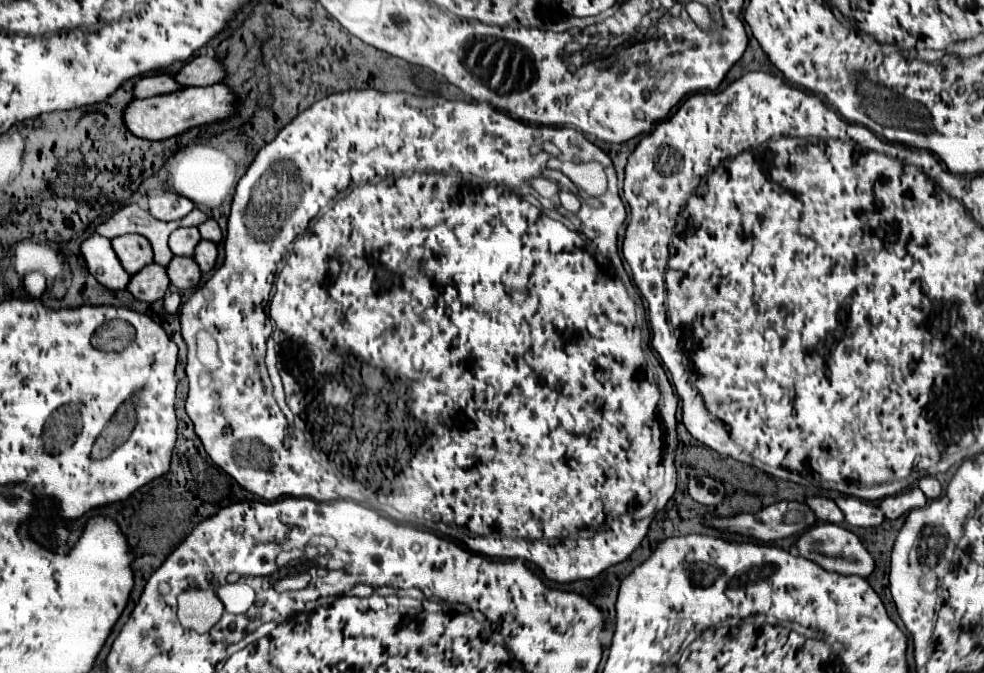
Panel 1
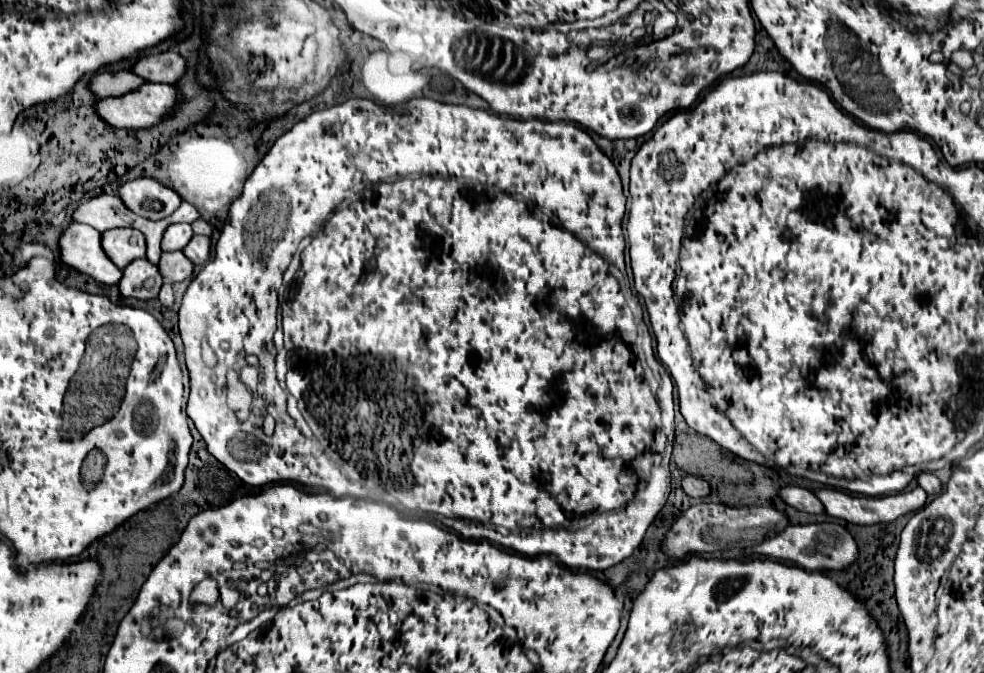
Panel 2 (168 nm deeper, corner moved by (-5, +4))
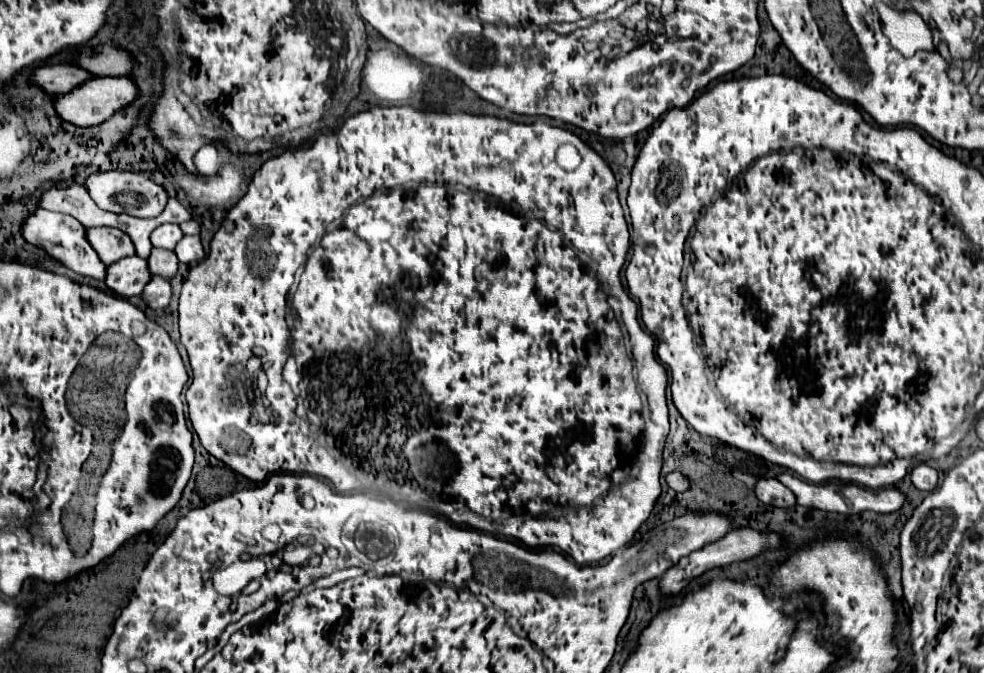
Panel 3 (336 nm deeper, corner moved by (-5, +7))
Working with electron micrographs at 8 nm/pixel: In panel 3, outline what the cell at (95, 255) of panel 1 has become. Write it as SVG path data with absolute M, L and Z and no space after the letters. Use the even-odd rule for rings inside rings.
M37 210L35 214L31 214L27 218L27 222L23 226L23 236L29 244L43 248L49 256L53 256L55 260L59 260L61 264L65 264L73 272L95 278L95 280L105 280L107 266L99 260L97 252L91 248L91 244L87 240L87 228L79 220L75 220L73 216L49 212L49 210Z

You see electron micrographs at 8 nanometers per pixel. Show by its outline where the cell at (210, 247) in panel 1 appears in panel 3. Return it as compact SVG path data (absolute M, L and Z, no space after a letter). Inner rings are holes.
M185 236L185 238L177 244L175 254L177 254L177 258L179 258L183 264L201 262L201 260L205 258L205 250L203 250L203 244L201 244L201 238L199 238L199 236Z

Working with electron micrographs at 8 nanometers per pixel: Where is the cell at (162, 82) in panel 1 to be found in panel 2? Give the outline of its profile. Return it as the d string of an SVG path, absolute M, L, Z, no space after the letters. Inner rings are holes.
M105 71L89 81L89 91L103 97L119 97L127 91L137 89L145 81L131 71Z

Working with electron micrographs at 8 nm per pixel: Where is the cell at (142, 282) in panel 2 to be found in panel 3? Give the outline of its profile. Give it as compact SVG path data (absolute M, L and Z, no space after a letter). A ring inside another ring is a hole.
M129 256L107 268L105 284L111 290L115 290L115 294L131 298L131 296L139 296L149 280L151 280L151 272L147 260L139 256Z

